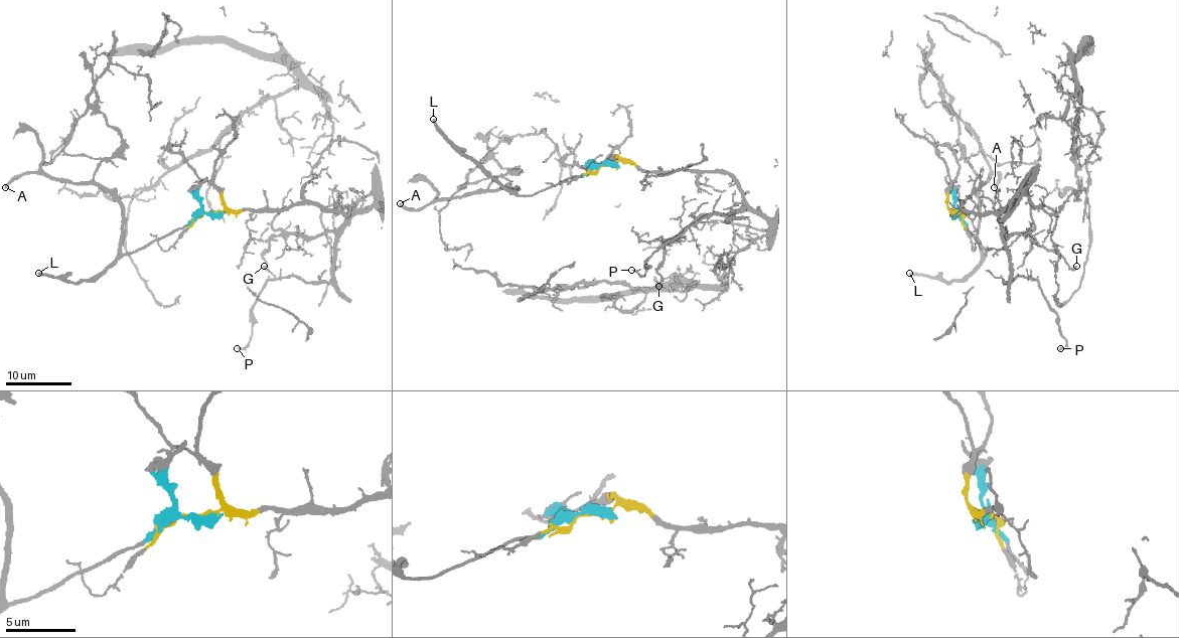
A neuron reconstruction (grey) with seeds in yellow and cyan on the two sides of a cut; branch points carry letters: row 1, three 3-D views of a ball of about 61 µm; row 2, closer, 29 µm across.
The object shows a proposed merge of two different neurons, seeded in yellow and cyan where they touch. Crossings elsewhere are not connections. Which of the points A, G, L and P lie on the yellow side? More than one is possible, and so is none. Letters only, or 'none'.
G, P

